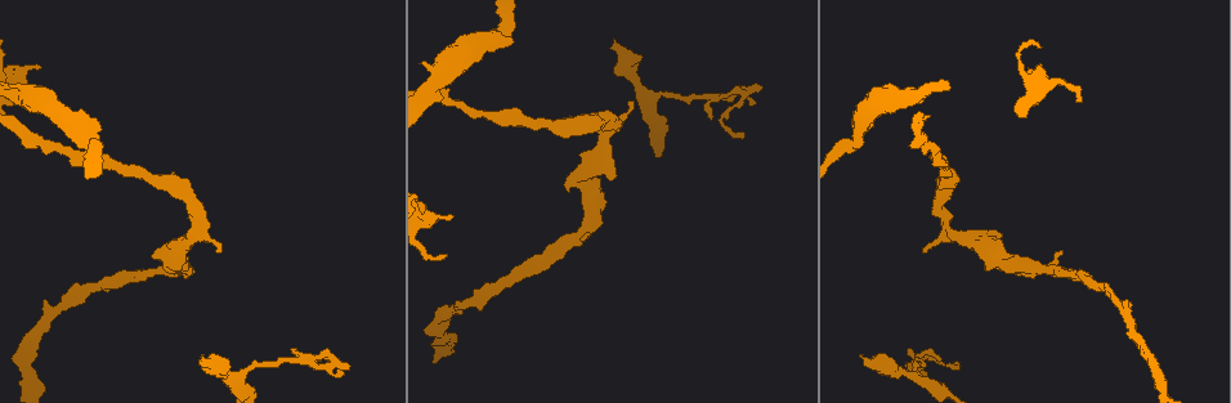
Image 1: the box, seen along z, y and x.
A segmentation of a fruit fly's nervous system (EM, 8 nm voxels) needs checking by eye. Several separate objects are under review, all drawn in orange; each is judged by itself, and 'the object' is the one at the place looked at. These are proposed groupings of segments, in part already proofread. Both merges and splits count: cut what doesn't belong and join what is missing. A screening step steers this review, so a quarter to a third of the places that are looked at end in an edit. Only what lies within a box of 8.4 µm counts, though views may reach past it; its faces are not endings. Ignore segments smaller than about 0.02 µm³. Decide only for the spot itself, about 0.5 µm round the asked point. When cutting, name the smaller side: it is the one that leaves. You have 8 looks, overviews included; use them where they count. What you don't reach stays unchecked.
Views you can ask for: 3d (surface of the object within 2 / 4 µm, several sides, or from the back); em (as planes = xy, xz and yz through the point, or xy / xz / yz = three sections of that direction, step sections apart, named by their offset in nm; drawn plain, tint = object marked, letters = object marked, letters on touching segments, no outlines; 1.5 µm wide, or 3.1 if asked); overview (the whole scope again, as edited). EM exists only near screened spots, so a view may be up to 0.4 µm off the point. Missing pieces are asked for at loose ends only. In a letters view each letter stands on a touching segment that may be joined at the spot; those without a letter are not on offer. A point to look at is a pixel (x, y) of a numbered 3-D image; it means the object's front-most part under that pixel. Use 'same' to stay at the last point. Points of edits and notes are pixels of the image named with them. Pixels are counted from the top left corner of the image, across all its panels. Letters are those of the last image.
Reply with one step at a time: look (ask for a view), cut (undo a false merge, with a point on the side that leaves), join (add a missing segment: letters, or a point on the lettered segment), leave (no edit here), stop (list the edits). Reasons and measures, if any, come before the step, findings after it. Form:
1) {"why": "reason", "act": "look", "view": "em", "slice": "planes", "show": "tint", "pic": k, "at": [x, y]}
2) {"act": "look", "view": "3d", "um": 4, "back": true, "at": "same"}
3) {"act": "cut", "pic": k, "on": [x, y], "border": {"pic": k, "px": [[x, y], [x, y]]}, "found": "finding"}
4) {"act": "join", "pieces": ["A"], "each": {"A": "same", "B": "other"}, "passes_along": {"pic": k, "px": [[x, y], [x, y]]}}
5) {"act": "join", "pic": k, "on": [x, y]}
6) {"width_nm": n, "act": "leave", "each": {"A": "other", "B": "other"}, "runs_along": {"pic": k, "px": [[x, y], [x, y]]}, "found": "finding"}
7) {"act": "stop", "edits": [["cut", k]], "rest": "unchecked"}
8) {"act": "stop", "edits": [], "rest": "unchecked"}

{"why": "sudden change in width", "act": "look", "view": "em", "slice": "planes", "show": "letters", "pic": 1, "at": [454, 63]}

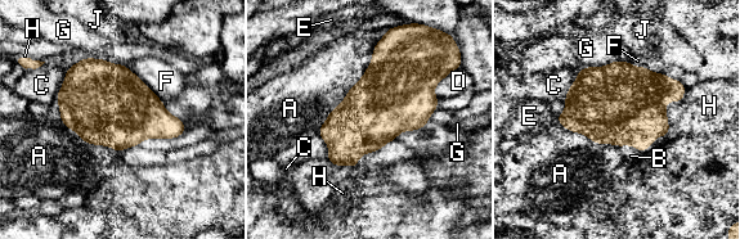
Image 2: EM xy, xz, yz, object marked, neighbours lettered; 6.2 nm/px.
{"act": "leave", "each": {"A": "other", "B": "other", "C": "other", "D": "other", "E": "other", "F": "other", "G": "other", "H": "other", "J": "other"}, "border": {"pic": 2, "px": [[124, 64], [162, 102]]}, "found": "one neuron here"}

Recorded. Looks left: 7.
{"why": "an open end", "act": "look", "view": "3d", "um": 4, "pic": 1, "at": [629, 100]}

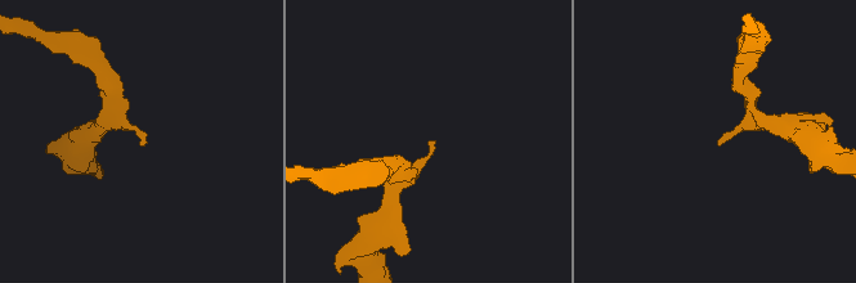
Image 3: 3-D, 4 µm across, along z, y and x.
{"act": "look", "view": "em", "slice": "planes", "show": "letters", "pic": 3, "at": [720, 146]}

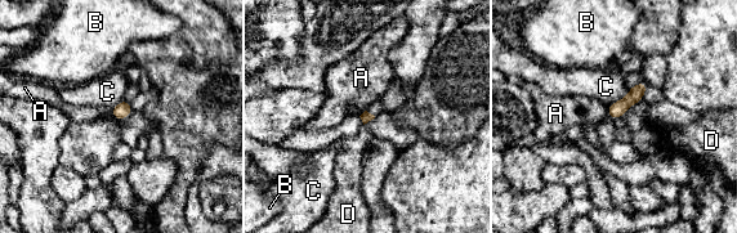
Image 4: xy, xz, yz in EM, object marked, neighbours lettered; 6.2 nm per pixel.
{"act": "leave", "each": {"A": "other", "B": "other", "C": "other", "D": "other"}, "runs_along": {"pic": 4, "px": [[642, 85], [622, 106], [611, 113]]}, "found": "none of them fits"}

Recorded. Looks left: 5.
{"why": "abrupt turn", "act": "look", "view": "em", "slice": "xy", "step": 8, "show": "tint", "pic": 1, "at": [739, 94]}

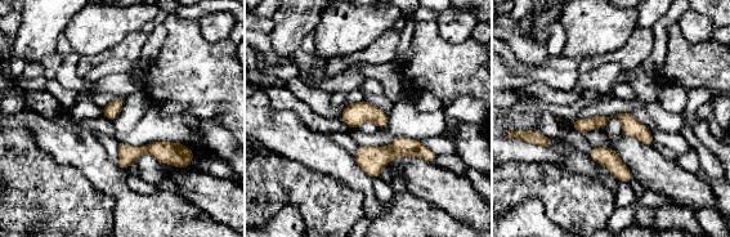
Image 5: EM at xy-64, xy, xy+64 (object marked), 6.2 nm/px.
{"act": "look", "view": "em", "slice": "planes", "show": "tint", "at": "same"}

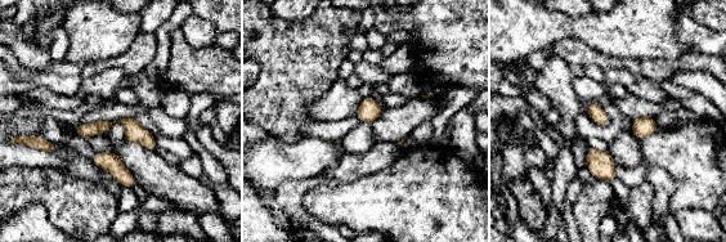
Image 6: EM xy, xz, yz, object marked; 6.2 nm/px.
{"why": "see the neighbours", "act": "look", "view": "em", "slice": "planes", "show": "letters", "at": "same"}

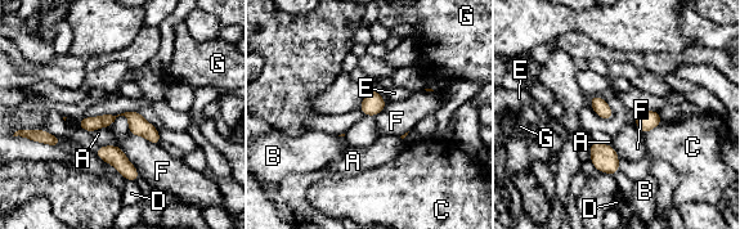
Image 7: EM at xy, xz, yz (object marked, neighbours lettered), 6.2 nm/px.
{"act": "leave", "each": {"A": "other", "B": "other", "C": "other", "D": "other", "E": "other", "F": "other", "G": "other"}, "border": {"pic": 7, "px": [[116, 144], [140, 175]]}, "found": "all the same neuron"}

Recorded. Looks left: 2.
{"act": "stop", "edits": [], "rest": "unchecked"}

